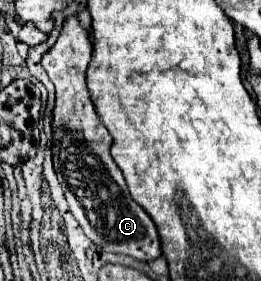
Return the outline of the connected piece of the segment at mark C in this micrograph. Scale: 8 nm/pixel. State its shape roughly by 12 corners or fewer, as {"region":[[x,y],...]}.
{"region":[[77,17],[43,55],[57,89],[53,165],[103,251],[155,259],[93,113],[93,45]]}

